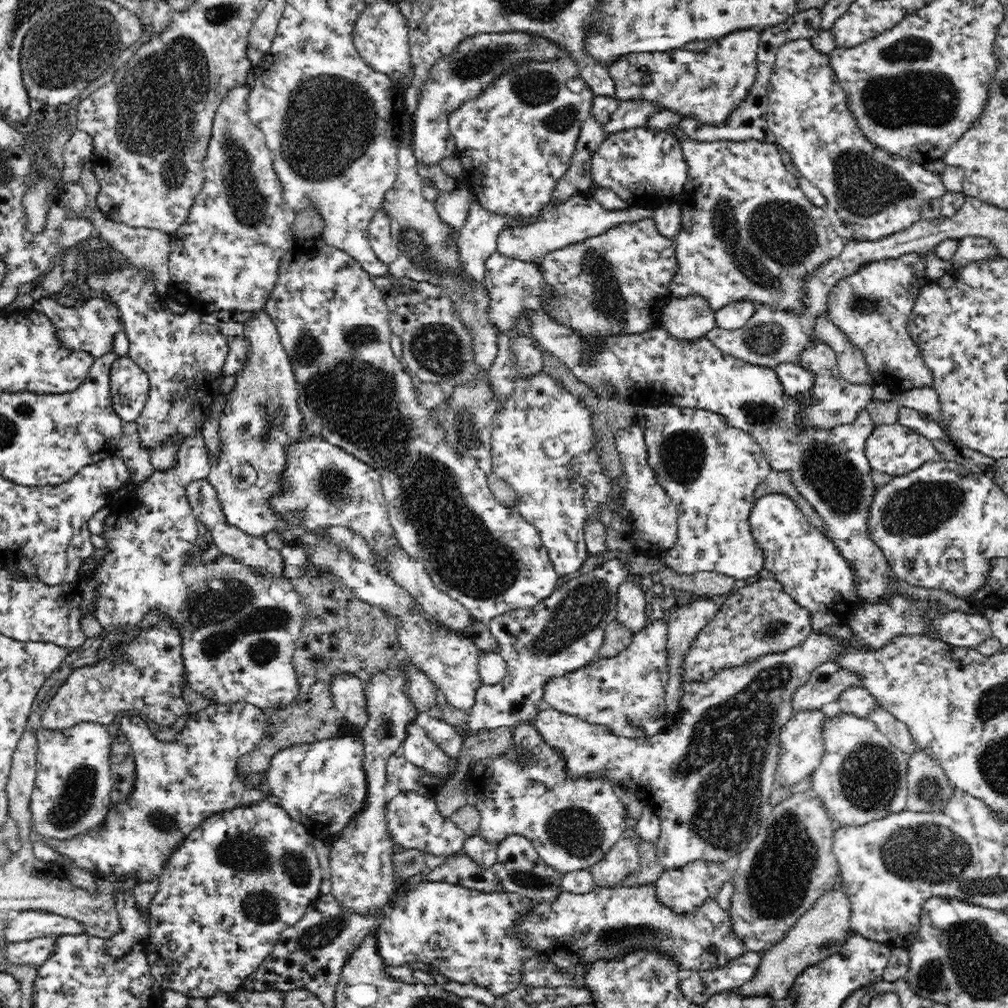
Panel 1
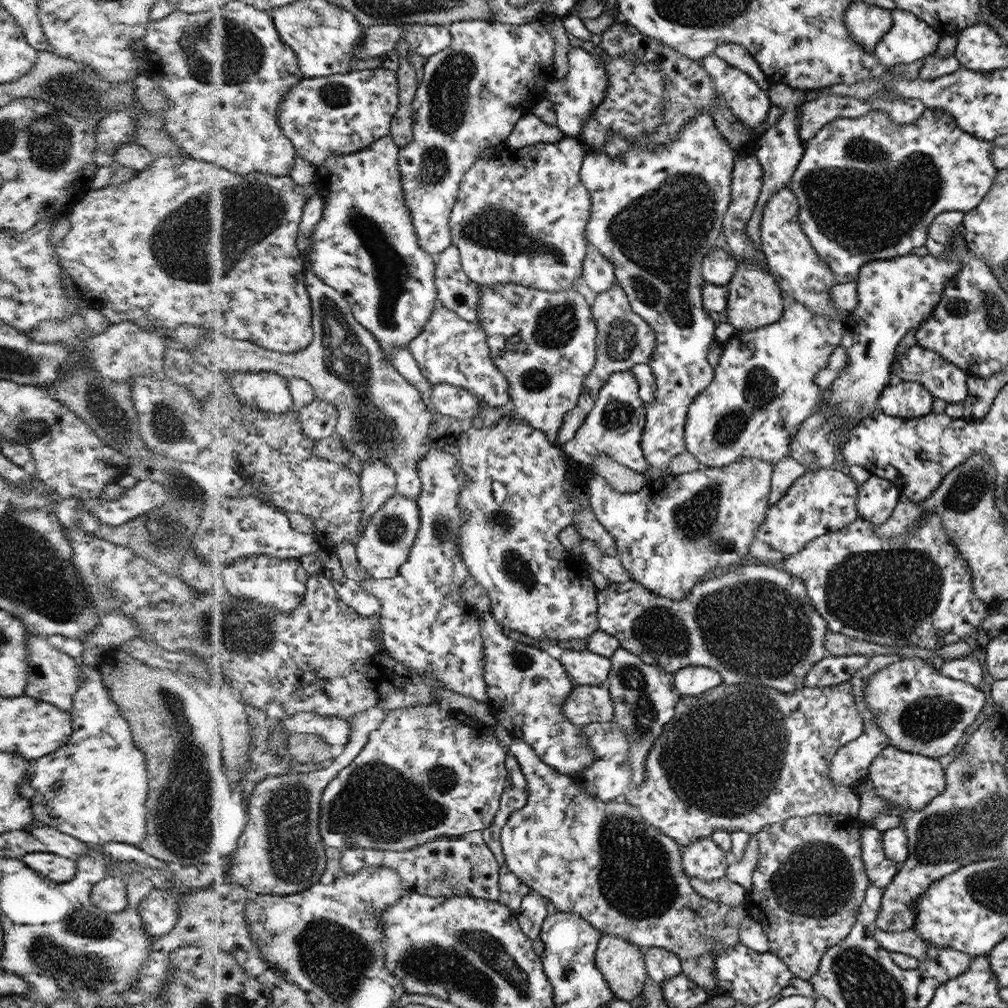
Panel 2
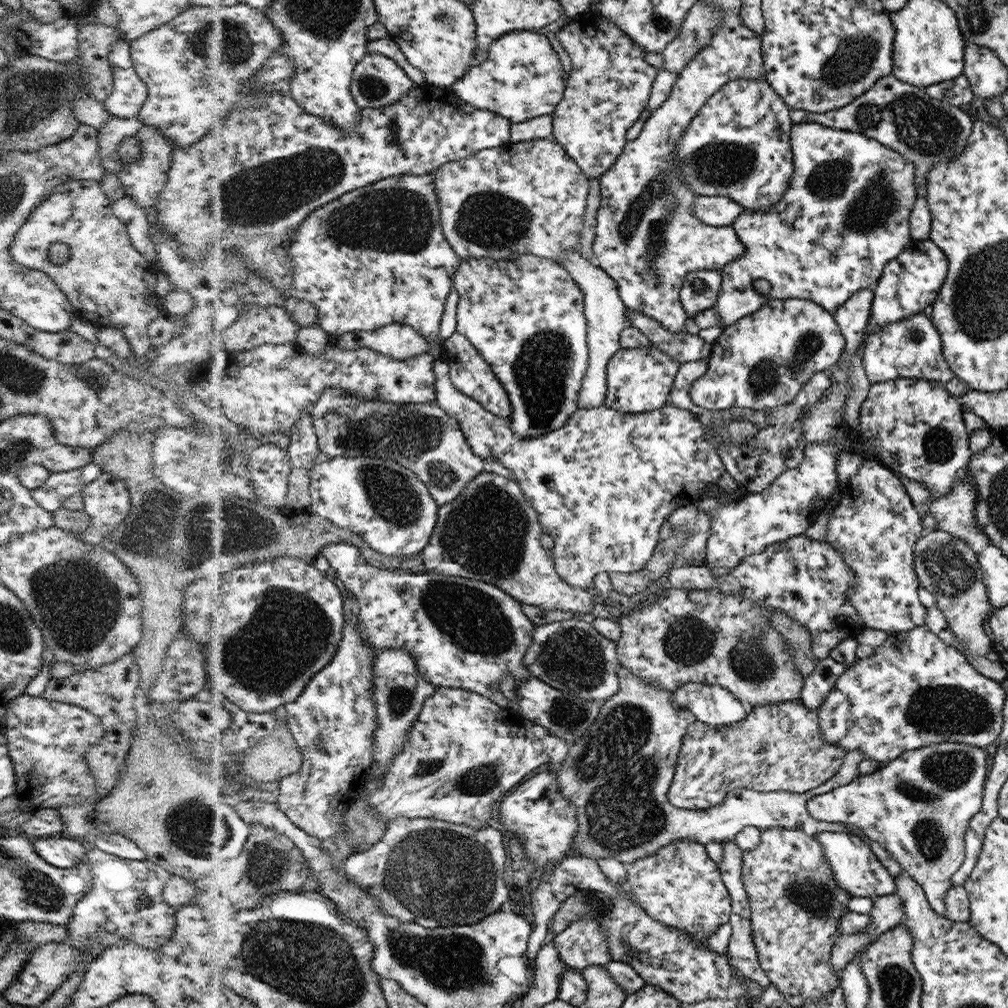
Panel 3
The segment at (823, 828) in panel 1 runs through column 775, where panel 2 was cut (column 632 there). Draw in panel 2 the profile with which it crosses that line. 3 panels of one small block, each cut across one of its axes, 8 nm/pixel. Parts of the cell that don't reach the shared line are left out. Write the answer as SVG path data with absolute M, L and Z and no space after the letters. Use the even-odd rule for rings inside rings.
M512 738L511 744L507 747L508 754L513 755L522 772L527 788L526 803L509 815L505 824L500 831L500 846L502 849L506 868L519 878L521 882L527 885L531 891L539 894L545 899L545 902L551 904L551 907L561 913L580 914L580 917L586 919L595 930L603 934L615 934L619 938L626 939L627 942L633 943L635 946L643 947L645 950L651 947L663 948L669 952L673 952L679 957L680 968L682 975L701 987L710 996L711 994L722 994L723 990L719 988L719 984L714 981L714 962L715 953L719 949L737 945L740 942L738 932L742 926L742 920L746 918L747 912L743 908L743 903L738 906L726 906L719 902L711 901L710 899L702 898L697 894L694 888L690 885L690 879L681 866L681 853L679 846L673 839L667 835L661 834L657 827L651 826L649 822L642 818L635 806L627 803L625 800L614 799L603 802L602 799L597 799L593 794L587 794L581 787L577 786L569 776L561 774L553 767L544 763L542 759L534 753L534 750L521 738Z

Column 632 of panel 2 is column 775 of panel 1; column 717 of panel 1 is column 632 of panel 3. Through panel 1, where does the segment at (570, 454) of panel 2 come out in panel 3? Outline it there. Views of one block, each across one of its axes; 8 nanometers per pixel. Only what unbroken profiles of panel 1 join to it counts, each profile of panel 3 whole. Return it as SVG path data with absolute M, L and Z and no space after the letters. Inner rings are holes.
M655 346L631 347L619 350L606 366L607 394L603 405L628 414L656 411L662 408L670 394L673 376L680 366Z

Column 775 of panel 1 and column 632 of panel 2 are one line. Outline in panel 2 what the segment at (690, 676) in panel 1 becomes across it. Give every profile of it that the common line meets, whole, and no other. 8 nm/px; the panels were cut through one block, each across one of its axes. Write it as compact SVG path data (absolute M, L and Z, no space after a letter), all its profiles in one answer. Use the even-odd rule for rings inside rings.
M739 564L719 576L697 582L681 600L651 593L638 582L627 579L598 590L598 630L618 639L623 650L638 655L644 663L677 673L685 666L707 666L722 675L725 684L748 683L791 692L804 684L807 671L824 656L826 621L806 594L801 578L773 565Z

